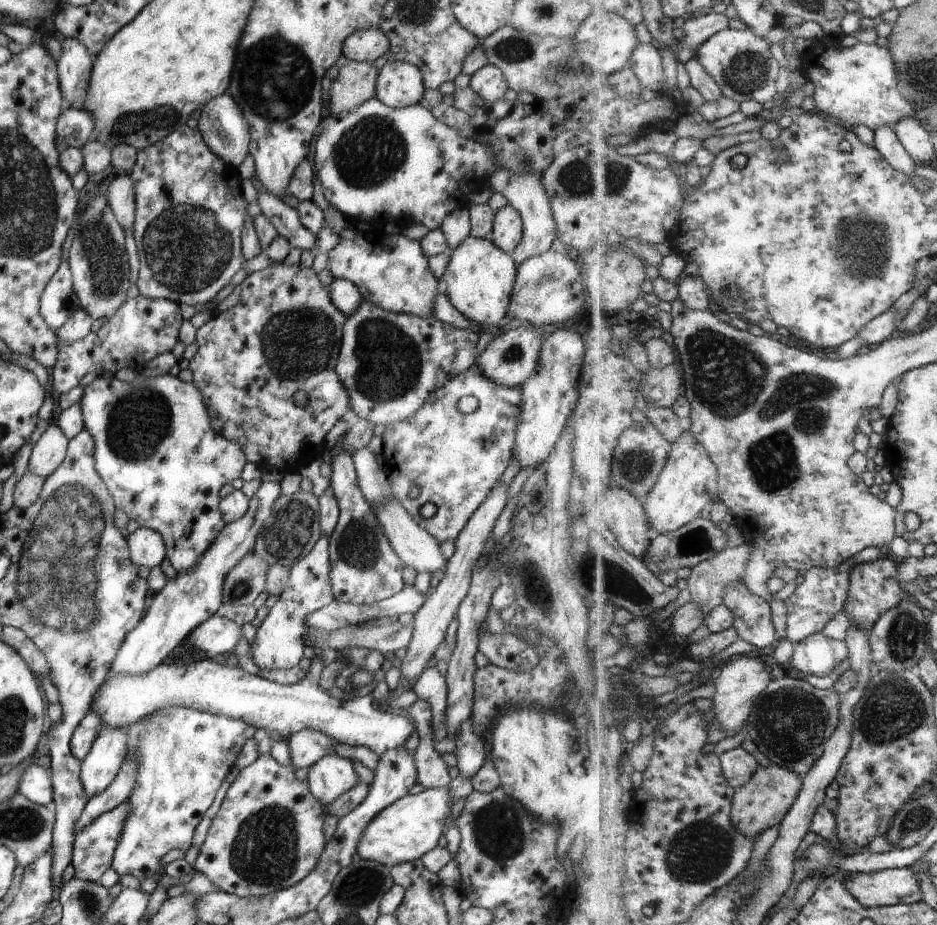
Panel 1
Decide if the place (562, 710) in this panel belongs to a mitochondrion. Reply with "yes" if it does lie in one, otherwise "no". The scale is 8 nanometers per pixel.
no

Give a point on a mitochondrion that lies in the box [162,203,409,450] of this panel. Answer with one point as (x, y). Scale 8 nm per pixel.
(298, 342)

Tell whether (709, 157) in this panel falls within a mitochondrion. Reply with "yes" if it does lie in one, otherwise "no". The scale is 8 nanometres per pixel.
no

